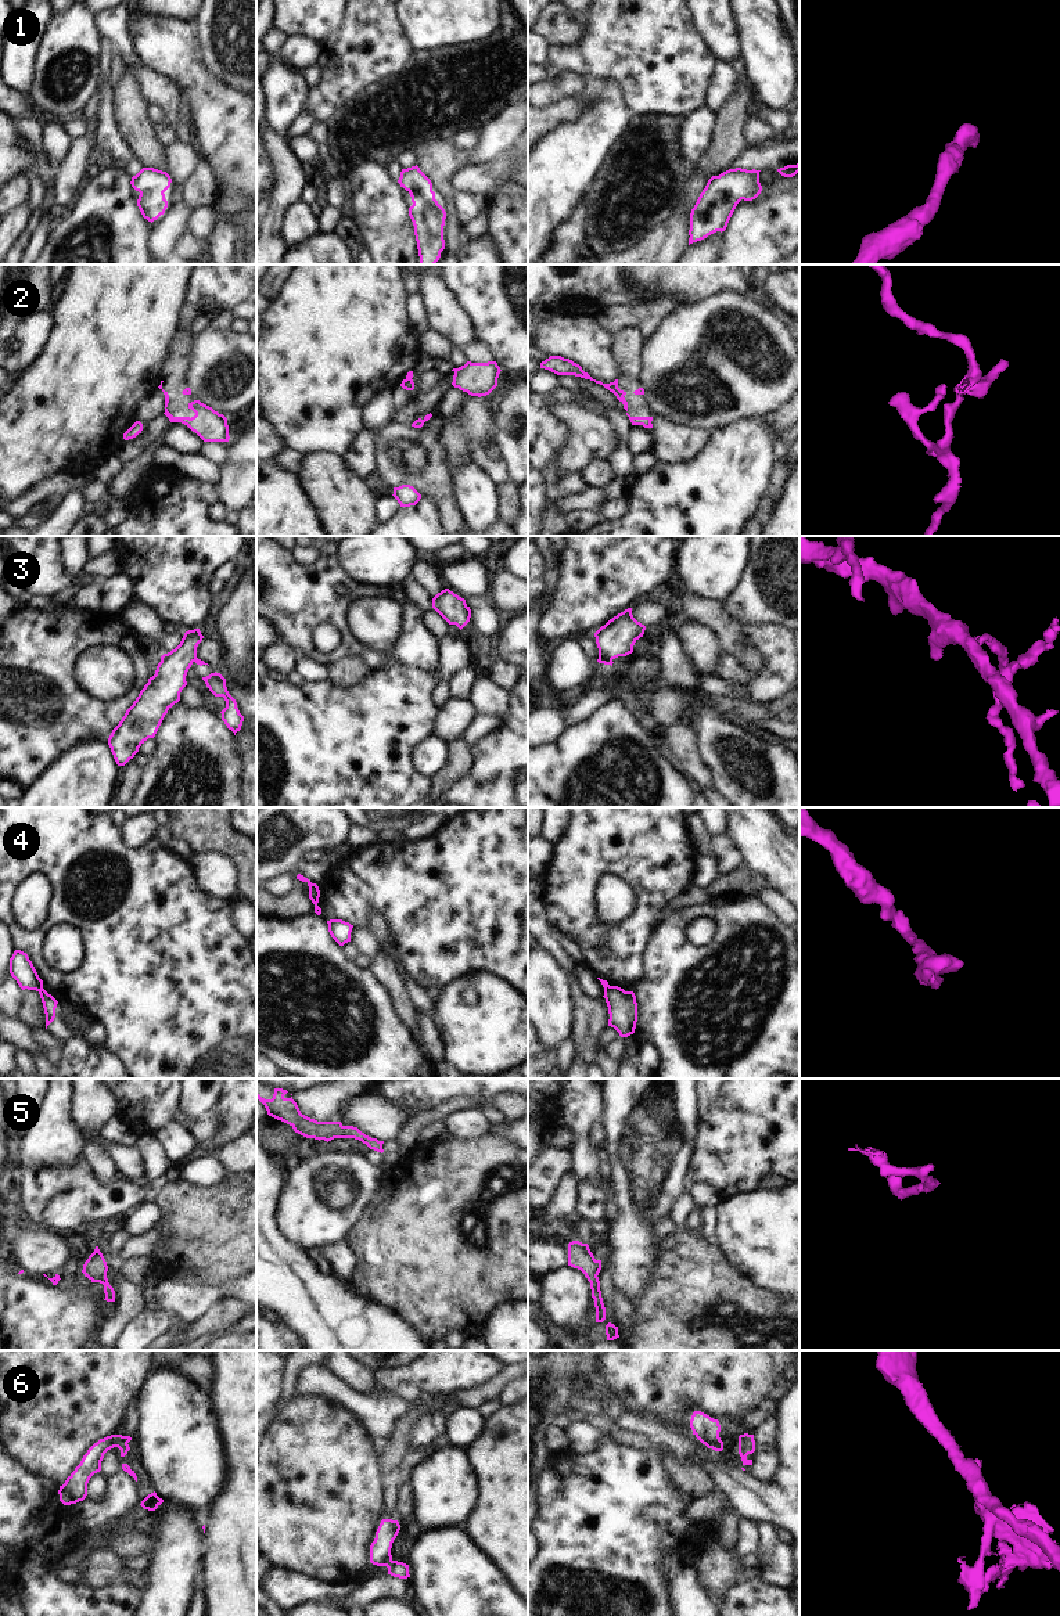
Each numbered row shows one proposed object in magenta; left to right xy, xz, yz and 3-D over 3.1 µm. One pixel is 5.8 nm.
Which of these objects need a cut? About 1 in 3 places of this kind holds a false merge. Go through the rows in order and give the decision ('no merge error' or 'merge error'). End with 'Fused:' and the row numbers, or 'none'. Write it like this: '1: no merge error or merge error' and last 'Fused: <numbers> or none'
1: no merge error
2: no merge error
3: merge error
4: merge error
5: no merge error
6: merge error
Fused: 3, 4, 6

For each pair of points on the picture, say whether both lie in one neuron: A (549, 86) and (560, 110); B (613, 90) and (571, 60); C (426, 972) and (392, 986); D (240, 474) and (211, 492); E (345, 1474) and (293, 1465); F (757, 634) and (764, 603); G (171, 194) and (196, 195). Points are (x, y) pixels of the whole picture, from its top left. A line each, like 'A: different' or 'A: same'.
A: different
B: different
C: different
D: different
E: same
F: different
G: different

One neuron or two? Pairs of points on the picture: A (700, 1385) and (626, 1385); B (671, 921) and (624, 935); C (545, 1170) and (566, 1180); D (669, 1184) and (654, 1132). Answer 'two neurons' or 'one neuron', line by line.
A: one neuron
B: two neurons
C: two neurons
D: one neuron

